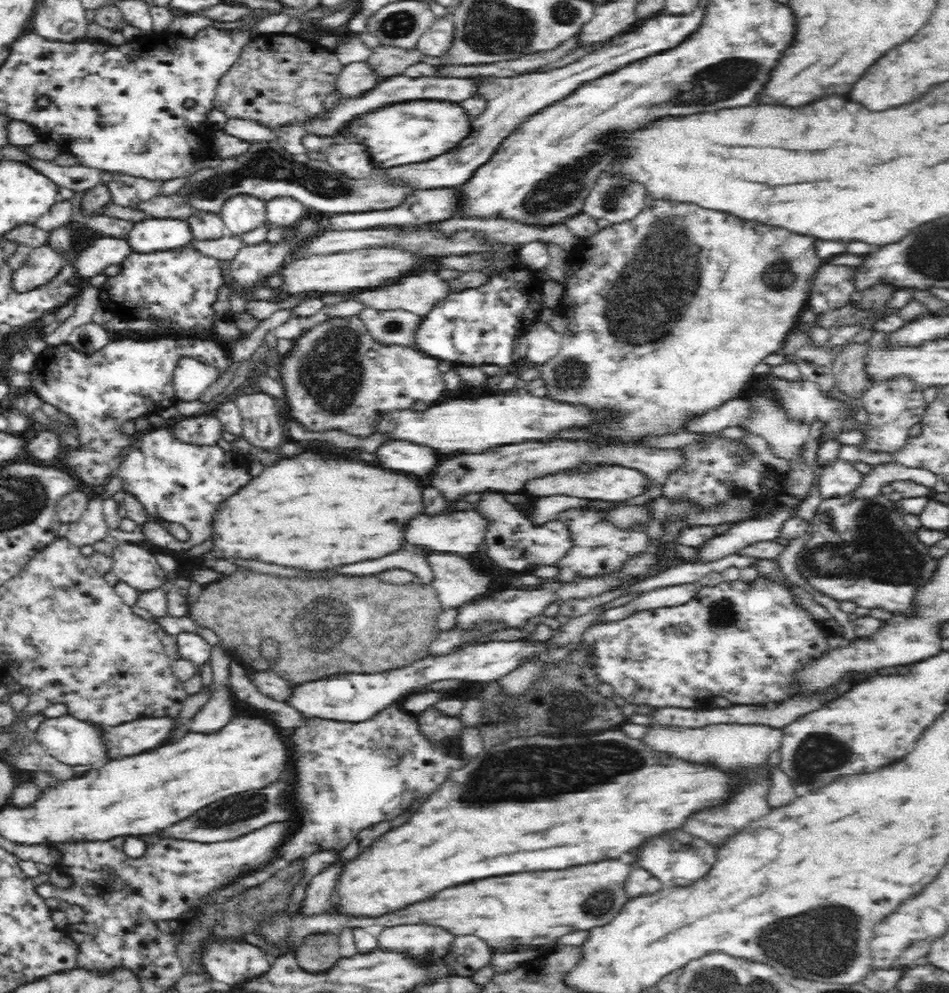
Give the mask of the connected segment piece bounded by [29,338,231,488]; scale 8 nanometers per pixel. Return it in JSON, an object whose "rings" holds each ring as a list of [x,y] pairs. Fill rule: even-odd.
{"rings":[[[188,339],[114,340],[94,354],[80,354],[68,344],[47,346],[37,354],[33,369],[32,392],[43,402],[52,404],[60,414],[74,422],[80,446],[76,450],[67,448],[64,454],[64,469],[80,482],[88,486],[104,486],[115,476],[123,461],[128,444],[128,436],[116,436],[116,428],[128,418],[158,412],[176,402],[172,390],[172,372],[180,358],[196,358],[200,362],[220,367],[226,372],[231,362],[230,353],[220,352],[222,346],[214,342],[192,342]],[[108,422],[114,422],[112,426]]]}

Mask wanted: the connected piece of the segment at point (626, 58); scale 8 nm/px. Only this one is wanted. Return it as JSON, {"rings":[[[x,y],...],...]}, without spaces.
{"rings":[[[700,6],[685,15],[670,13],[669,15],[654,15],[654,18],[646,18],[635,30],[624,32],[610,39],[610,44],[602,46],[590,53],[590,56],[584,55],[580,62],[568,64],[566,68],[556,68],[550,72],[542,74],[522,74],[522,76],[510,76],[510,78],[496,78],[496,76],[474,76],[470,80],[476,82],[476,90],[480,96],[486,98],[488,108],[486,112],[472,120],[470,134],[460,140],[452,150],[426,160],[426,162],[413,162],[407,165],[400,165],[385,169],[383,180],[406,188],[408,193],[414,190],[440,190],[440,188],[457,188],[464,184],[477,168],[480,168],[485,162],[492,158],[500,142],[512,134],[512,130],[518,128],[520,122],[524,122],[526,116],[536,114],[540,108],[550,106],[566,96],[570,96],[580,82],[586,83],[586,80],[600,78],[604,70],[614,70],[616,66],[626,66],[630,62],[648,58],[652,54],[658,54],[662,50],[676,48],[682,44],[686,38],[690,38],[696,30],[700,29],[700,24],[706,18],[706,7]]]}

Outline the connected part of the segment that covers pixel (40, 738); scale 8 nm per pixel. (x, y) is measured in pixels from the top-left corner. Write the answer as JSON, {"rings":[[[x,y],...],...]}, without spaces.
{"rings":[[[71,715],[57,718],[45,718],[36,730],[35,740],[49,755],[58,759],[64,764],[76,766],[81,765],[101,765],[100,760],[107,760],[106,749],[102,745],[100,727],[82,722]]]}

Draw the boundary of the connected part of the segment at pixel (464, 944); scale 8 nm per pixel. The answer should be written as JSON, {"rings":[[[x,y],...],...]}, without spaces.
{"rings":[[[464,934],[454,942],[454,960],[452,969],[461,976],[471,976],[473,972],[484,968],[490,962],[493,949],[478,936]]]}

